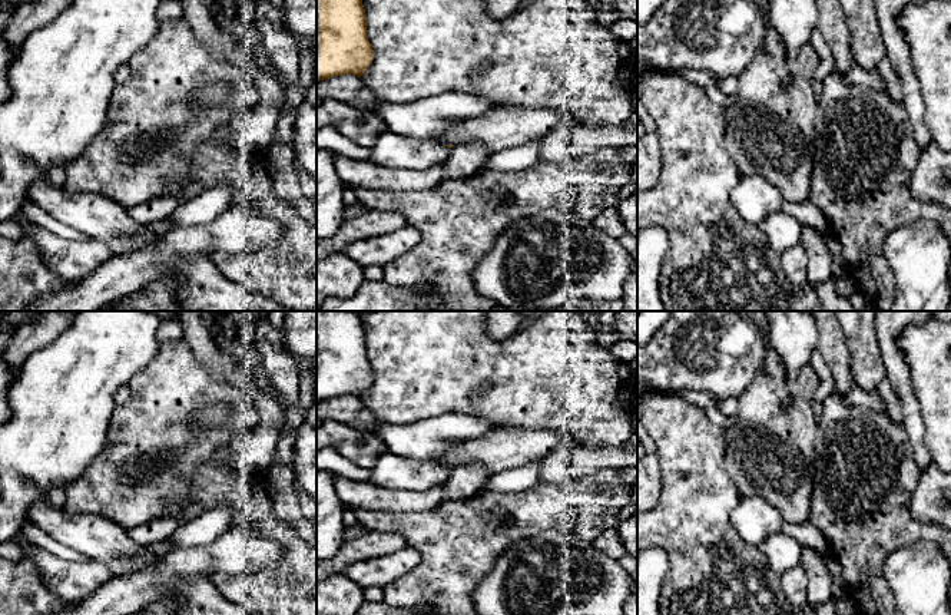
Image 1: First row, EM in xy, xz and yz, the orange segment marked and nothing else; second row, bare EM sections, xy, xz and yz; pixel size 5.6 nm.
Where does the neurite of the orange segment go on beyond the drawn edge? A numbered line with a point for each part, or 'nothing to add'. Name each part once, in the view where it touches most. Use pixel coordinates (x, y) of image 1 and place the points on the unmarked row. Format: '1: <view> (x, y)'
1: xz (466, 480)

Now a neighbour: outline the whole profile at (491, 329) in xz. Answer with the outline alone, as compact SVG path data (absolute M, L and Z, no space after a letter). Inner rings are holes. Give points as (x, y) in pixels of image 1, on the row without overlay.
M486 311L486 333L496 341L500 341L518 330L521 323L531 311Z

